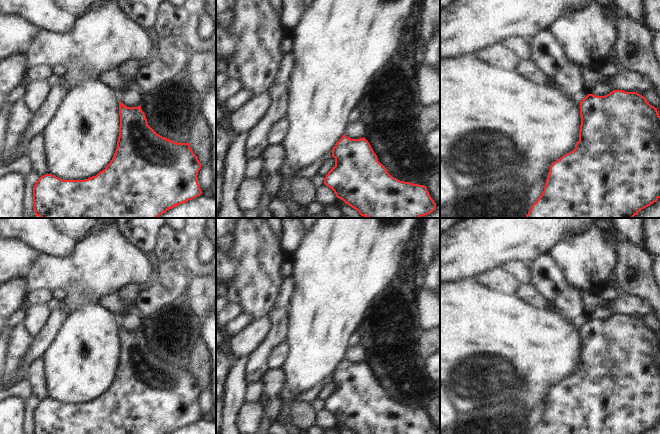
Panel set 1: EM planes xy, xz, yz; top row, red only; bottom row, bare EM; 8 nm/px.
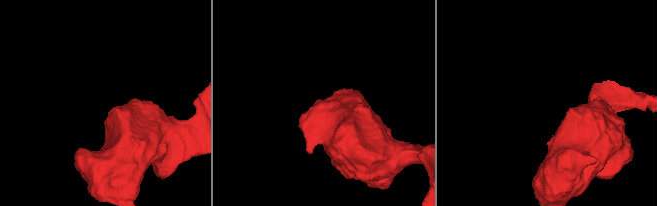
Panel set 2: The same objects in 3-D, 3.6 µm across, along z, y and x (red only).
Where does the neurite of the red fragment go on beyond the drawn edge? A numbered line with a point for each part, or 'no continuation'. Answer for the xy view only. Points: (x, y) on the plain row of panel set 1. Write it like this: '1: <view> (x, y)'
no continuation

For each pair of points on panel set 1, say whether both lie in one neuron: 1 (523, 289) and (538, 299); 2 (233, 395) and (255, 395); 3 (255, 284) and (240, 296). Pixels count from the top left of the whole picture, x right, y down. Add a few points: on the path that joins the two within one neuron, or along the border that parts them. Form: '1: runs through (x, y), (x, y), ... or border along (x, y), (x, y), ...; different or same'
1: runs through (527, 293), (534, 298); same
2: border along (248, 385), (245, 391), (244, 402); different
3: runs through (251, 287), (244, 292); same

